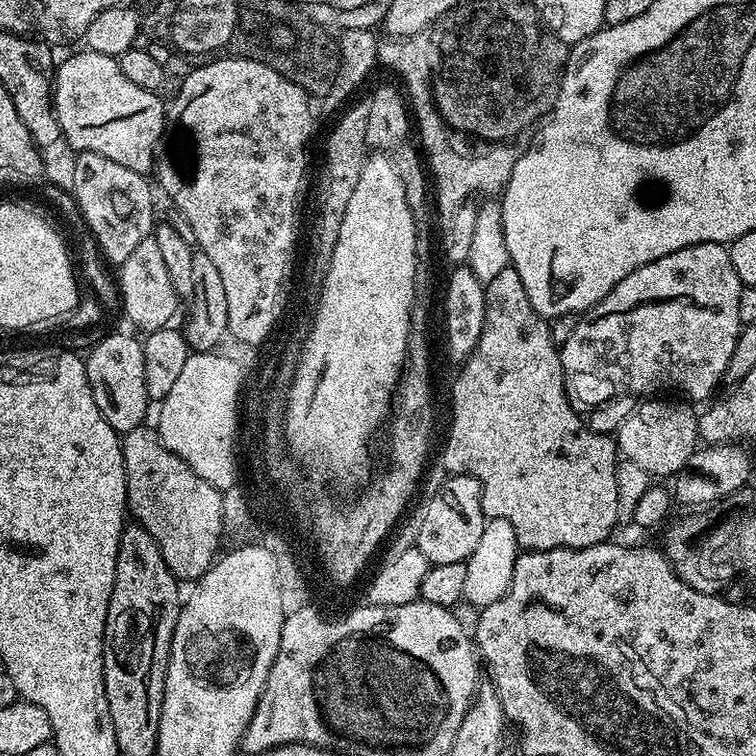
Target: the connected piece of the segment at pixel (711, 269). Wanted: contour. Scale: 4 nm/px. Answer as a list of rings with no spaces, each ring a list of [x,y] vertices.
[[[691,244],[674,254],[666,254],[666,258],[658,258],[638,270],[634,274],[626,274],[622,282],[606,294],[599,302],[589,308],[576,320],[574,334],[570,334],[570,339],[565,344],[559,345],[560,361],[564,371],[564,392],[568,395],[568,401],[580,410],[591,410],[597,408],[602,402],[606,402],[615,396],[625,394],[639,394],[648,398],[653,394],[664,394],[667,388],[673,388],[676,392],[685,392],[689,401],[704,400],[716,387],[721,386],[724,374],[727,371],[727,364],[730,362],[731,354],[734,353],[735,343],[738,342],[742,325],[738,314],[738,298],[742,285],[734,266],[730,262],[728,248],[722,244]]]

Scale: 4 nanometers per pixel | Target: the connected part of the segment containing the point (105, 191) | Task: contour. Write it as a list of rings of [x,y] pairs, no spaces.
[[[86,151],[77,155],[71,192],[79,206],[83,223],[88,224],[89,233],[109,265],[118,266],[124,262],[139,242],[155,229],[154,200],[147,180],[143,173],[129,170],[102,154]]]

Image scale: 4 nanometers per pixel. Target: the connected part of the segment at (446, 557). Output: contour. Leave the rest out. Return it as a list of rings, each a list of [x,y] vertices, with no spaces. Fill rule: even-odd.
[[[452,474],[447,477],[448,481],[433,494],[420,516],[420,525],[416,528],[415,547],[426,554],[429,565],[445,564],[446,562],[465,562],[470,554],[474,554],[474,546],[478,546],[478,538],[482,538],[485,514],[482,510],[482,494],[478,478],[463,474]]]

